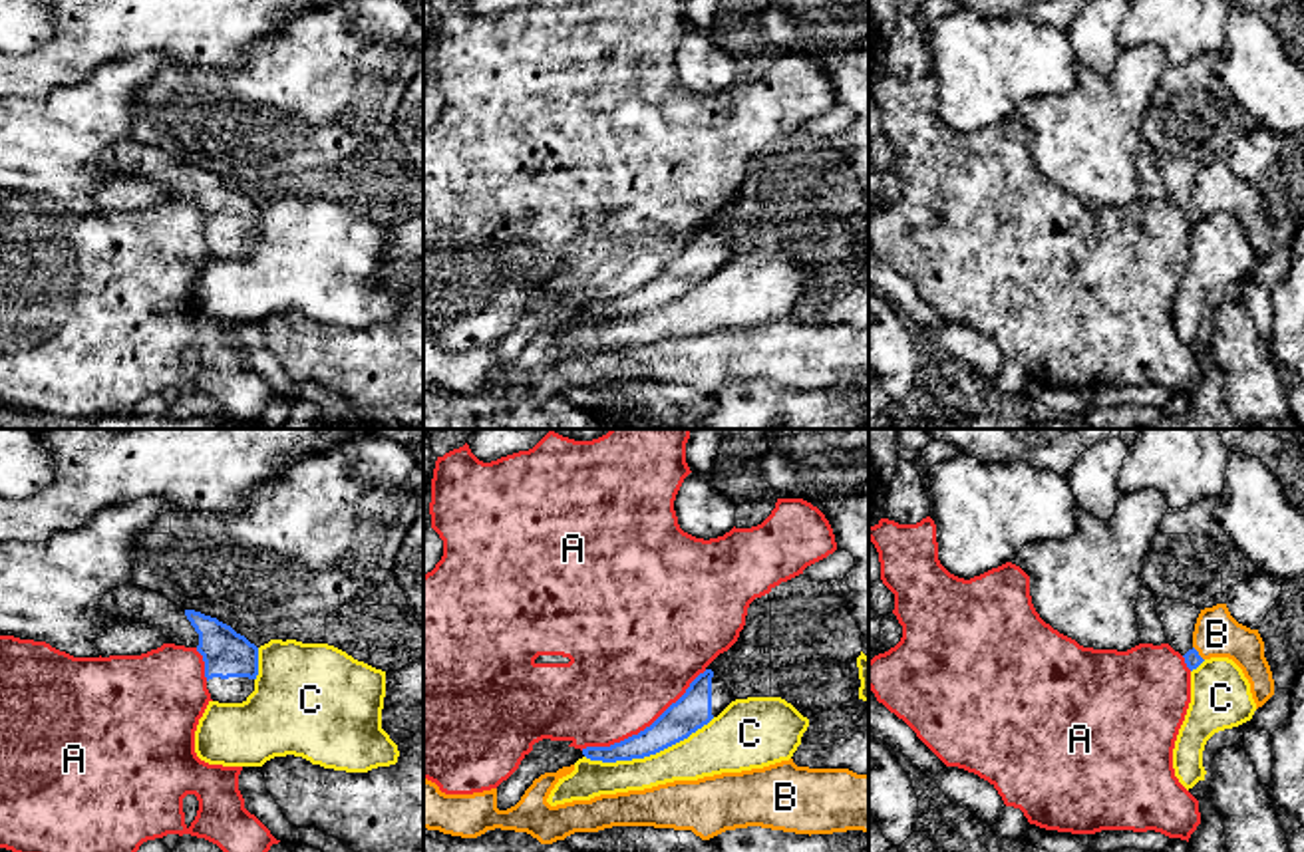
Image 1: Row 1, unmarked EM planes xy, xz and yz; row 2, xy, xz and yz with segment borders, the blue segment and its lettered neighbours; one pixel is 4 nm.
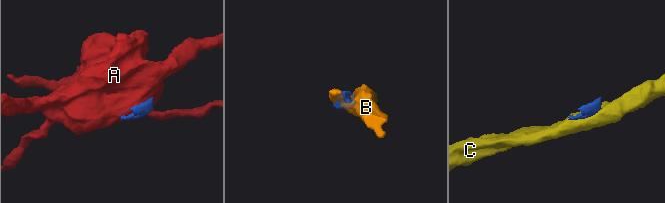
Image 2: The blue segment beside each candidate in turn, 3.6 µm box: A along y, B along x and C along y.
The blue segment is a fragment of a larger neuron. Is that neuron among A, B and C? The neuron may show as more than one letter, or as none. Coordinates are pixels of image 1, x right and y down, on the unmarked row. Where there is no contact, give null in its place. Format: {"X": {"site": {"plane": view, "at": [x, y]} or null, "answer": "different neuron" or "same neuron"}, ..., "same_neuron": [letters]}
{"A": {"site": {"plane": "xz", "at": [647, 283]}, "answer": "different neuron"}, "B": {"site": {"plane": "yz", "at": [1197, 209]}, "answer": "different neuron"}, "C": {"site": {"plane": "xz", "at": [649, 310]}, "answer": "different neuron"}, "same_neuron": []}

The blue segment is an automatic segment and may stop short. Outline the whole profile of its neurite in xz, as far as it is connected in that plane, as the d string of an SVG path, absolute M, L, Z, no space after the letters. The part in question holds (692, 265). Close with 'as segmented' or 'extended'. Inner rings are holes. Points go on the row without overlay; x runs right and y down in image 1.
M706 224L650 282L610 302L576 304L576 316L586 312L590 316L616 318L656 310L708 280L730 258L732 248L726 236Z | extended

